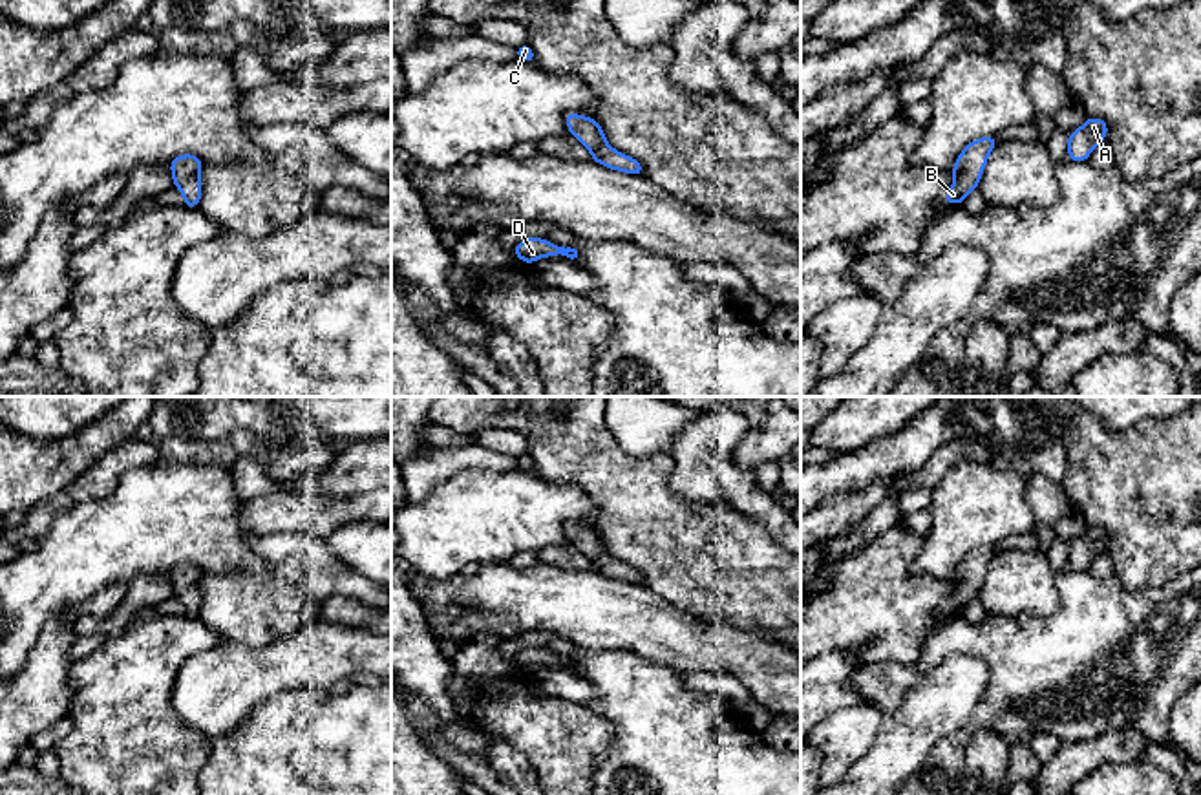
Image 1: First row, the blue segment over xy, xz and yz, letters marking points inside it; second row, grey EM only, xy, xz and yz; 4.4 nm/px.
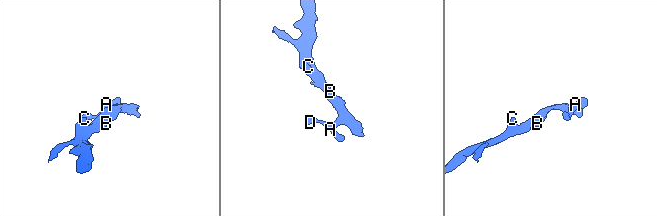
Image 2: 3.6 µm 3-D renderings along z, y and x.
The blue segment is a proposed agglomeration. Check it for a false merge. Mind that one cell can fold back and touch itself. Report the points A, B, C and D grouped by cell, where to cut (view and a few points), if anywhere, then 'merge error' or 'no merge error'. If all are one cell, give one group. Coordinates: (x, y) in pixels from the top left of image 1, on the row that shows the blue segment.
A B C D | no cut | no merge error

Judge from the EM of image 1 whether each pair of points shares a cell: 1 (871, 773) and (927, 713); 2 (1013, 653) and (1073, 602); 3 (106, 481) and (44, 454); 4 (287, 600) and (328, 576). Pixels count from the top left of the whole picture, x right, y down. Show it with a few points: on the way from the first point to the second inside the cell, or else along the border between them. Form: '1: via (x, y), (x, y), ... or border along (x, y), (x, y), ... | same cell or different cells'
1: via (887, 761), (914, 730) | same cell
2: via (1030, 651), (1062, 618) | same cell
3: border along (117, 445), (50, 498) | different cells
4: via (297, 591), (311, 576), (318, 576) | same cell

